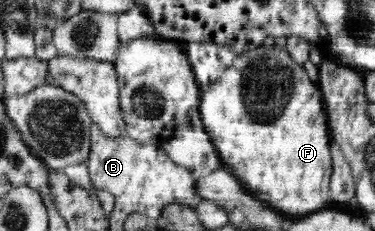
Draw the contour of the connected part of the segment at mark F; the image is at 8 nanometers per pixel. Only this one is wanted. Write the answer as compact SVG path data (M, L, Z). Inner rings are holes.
M260 45L254 50L250 50L238 54L232 65L227 67L218 81L215 81L206 87L206 91L202 93L202 101L200 101L200 117L204 121L204 128L206 129L216 152L218 153L222 167L232 173L235 178L244 186L246 191L255 197L258 201L264 203L272 210L290 215L304 215L304 213L314 214L314 211L322 209L326 205L326 201L330 200L330 183L332 175L332 161L330 161L329 151L329 127L327 126L327 117L322 103L322 96L317 85L312 84L301 64L296 63L286 50L280 50L276 45L269 48L264 48Z

